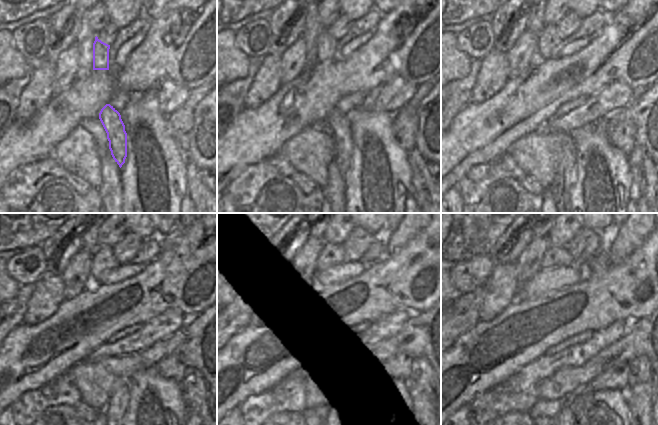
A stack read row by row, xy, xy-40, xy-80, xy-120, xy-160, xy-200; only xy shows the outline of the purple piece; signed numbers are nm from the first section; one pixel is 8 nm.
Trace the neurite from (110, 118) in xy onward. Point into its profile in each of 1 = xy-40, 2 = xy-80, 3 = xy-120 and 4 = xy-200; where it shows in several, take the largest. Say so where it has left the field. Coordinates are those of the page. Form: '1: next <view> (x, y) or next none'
1: next xy-40 (336, 122)
2: next xy-80 (566, 176)
3: next xy-120 (114, 412)
4: next xy-200 (565, 416)

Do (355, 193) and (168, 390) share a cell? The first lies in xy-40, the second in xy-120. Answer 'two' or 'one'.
one

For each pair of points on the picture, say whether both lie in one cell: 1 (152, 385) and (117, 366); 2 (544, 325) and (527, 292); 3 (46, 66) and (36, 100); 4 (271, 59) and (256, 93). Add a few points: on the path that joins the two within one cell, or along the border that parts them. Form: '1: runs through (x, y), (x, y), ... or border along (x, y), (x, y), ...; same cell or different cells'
1: border along (154, 366), (140, 369), (128, 379); different cells
2: border along (553, 291), (529, 299), (515, 300); different cells
3: runs through (45, 74), (38, 92); same cell
4: runs through (270, 67), (267, 81), (264, 85); same cell

